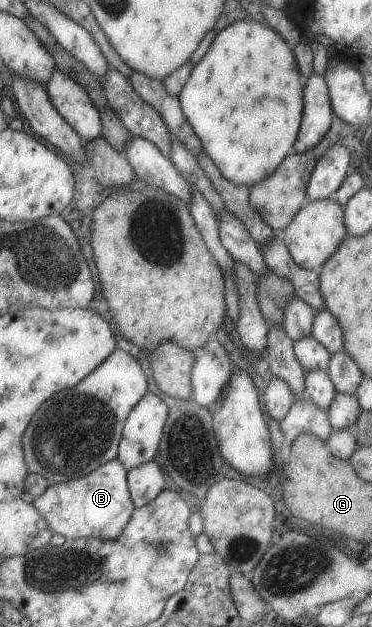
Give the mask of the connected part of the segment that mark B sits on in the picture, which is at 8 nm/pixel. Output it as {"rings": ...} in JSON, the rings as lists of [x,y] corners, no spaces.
{"rings":[[[117,459],[107,461],[78,479],[48,485],[31,504],[47,523],[48,529],[53,534],[62,535],[66,540],[116,539],[135,508],[127,488],[126,472],[125,467]]]}

